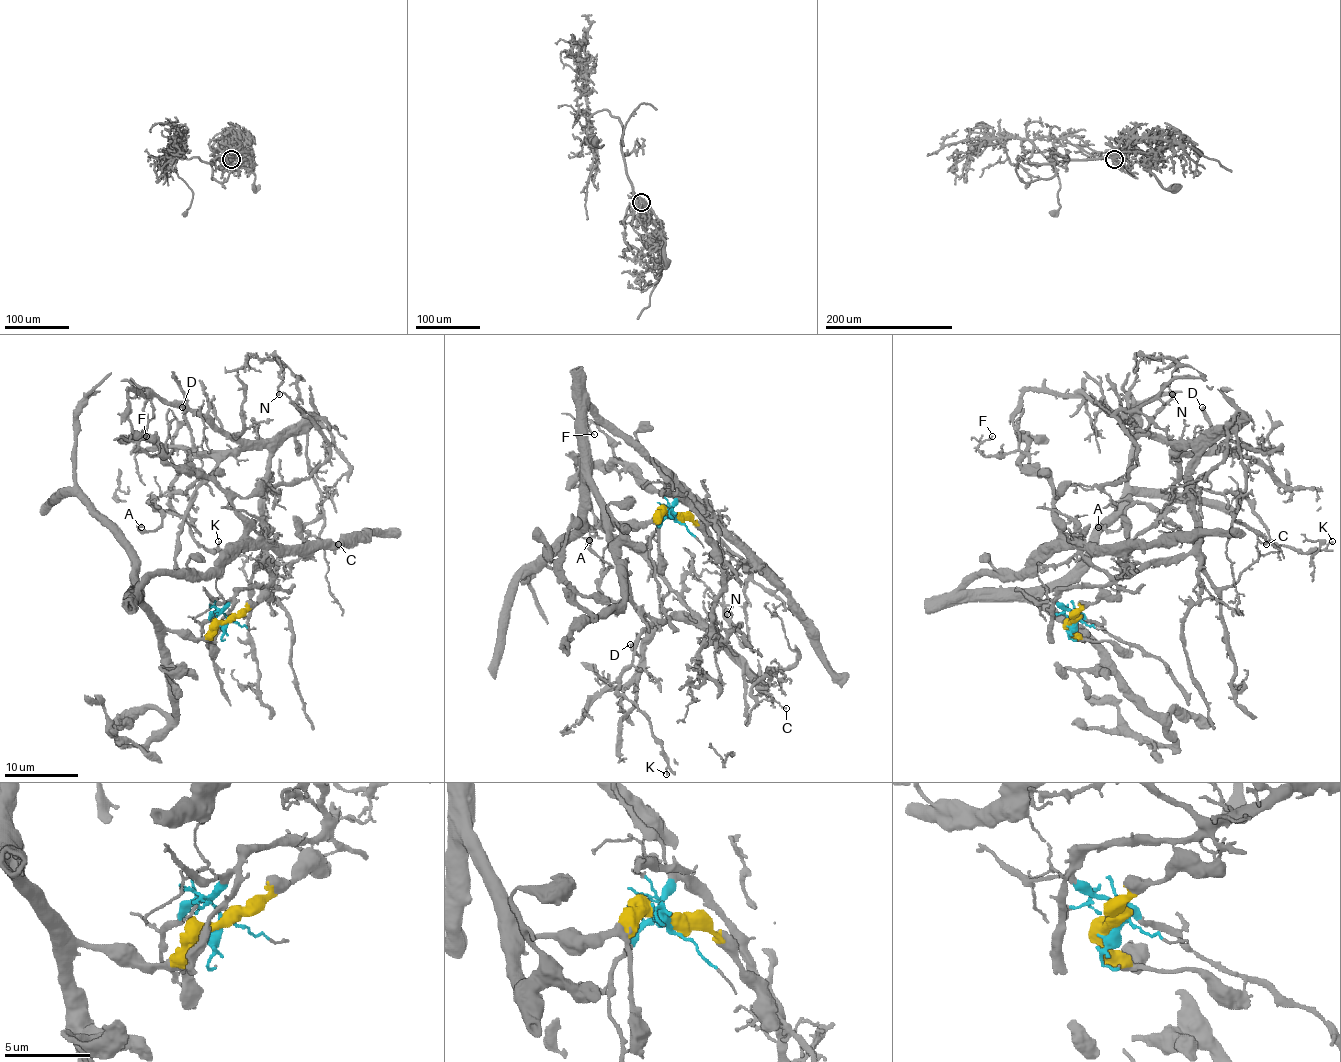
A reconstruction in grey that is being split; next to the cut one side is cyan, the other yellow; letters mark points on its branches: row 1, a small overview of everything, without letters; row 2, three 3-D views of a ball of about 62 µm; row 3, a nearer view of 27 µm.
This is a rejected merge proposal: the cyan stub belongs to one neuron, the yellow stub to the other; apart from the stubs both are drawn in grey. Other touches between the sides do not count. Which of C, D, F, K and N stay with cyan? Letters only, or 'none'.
C, D, K, N

